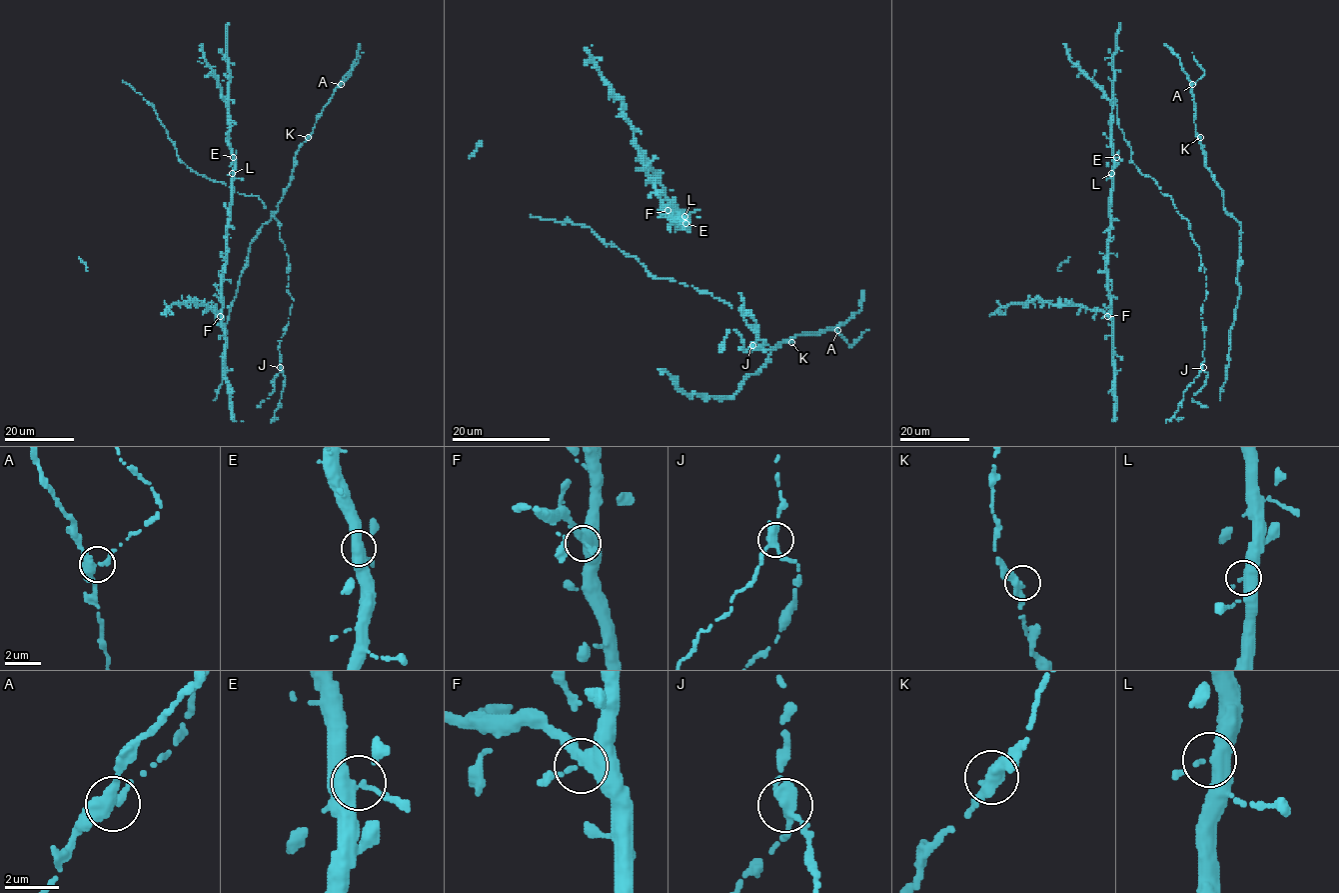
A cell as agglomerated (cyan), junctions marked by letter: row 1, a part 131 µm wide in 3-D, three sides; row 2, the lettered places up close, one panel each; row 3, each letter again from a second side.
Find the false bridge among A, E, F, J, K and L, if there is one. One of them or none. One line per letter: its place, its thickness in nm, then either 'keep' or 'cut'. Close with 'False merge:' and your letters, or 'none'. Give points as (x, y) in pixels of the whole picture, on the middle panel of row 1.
A: place (837, 330); calibre 280 nm; keep
E: place (685, 223); calibre 280 nm; keep
F: place (668, 210); calibre 360 nm; keep
J: place (752, 345); calibre 360 nm; cut
K: place (791, 342); calibre 400 nm; keep
L: place (684, 216); calibre 360 nm; keep
False merge: J

